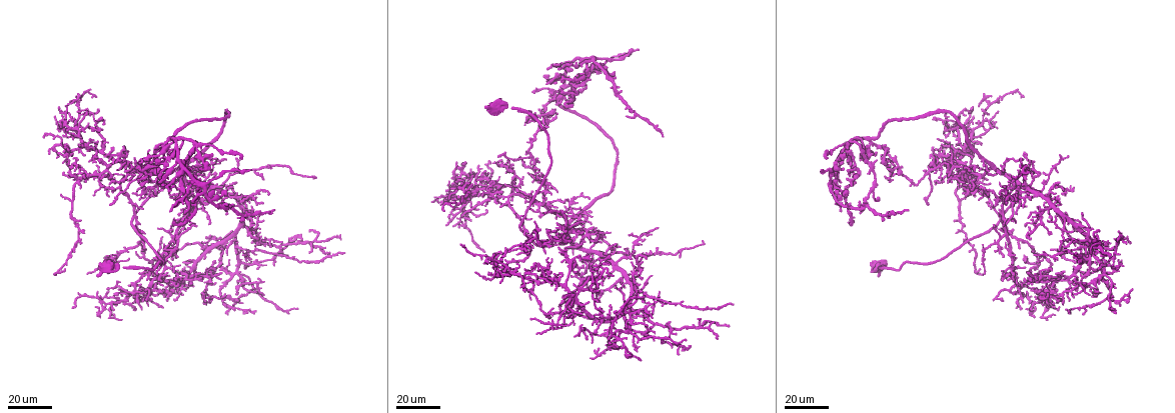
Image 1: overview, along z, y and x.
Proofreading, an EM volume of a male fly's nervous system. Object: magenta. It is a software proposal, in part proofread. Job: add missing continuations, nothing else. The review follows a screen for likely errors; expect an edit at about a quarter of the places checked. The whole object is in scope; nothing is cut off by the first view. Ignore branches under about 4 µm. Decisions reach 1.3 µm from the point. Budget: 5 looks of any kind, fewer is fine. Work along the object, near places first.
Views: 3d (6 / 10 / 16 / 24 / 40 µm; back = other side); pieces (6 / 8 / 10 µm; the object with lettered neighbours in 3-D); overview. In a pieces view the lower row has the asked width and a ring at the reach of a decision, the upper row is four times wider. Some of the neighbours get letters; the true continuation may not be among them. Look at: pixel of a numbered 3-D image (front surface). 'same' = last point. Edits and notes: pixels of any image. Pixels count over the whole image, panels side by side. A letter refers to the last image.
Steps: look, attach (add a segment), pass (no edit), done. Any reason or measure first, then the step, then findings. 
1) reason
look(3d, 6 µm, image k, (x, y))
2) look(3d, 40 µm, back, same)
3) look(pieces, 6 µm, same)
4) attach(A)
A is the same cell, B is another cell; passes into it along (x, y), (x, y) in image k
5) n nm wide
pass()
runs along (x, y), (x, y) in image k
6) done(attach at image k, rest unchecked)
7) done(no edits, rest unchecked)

long arm stops here
look(3d, 40 µm, image 1, (860, 212))

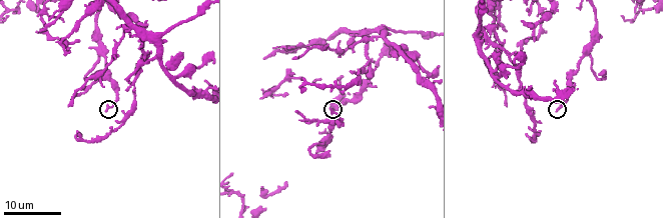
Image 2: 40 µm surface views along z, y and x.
look(pieces, 8 µm, image 2, (556, 110))

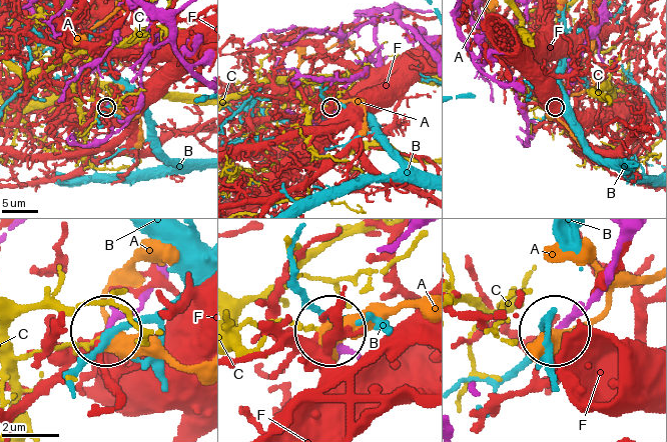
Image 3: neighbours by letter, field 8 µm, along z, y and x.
pass()
A, B, C and F are other cells; no lettered segment goes on from it

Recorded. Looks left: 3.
free end
look(3d, 24 µm, image 2, (286, 93))

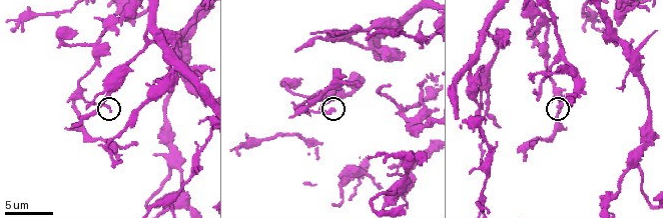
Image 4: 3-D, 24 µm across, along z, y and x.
see the neighbours
look(pieces, 6 µm, image 4, (559, 112))

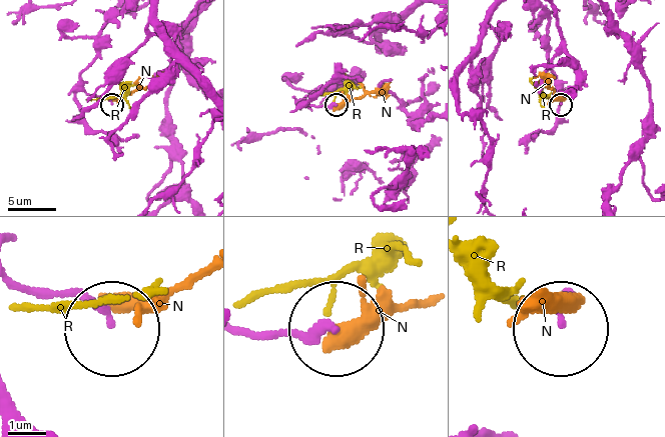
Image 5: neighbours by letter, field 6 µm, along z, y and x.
190 nm wide
pass()
N and R are other cells; runs along (16, 281), (83, 294), (111, 326) in image 5; none of them fits

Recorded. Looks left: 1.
done(no edits, rest unchecked)

